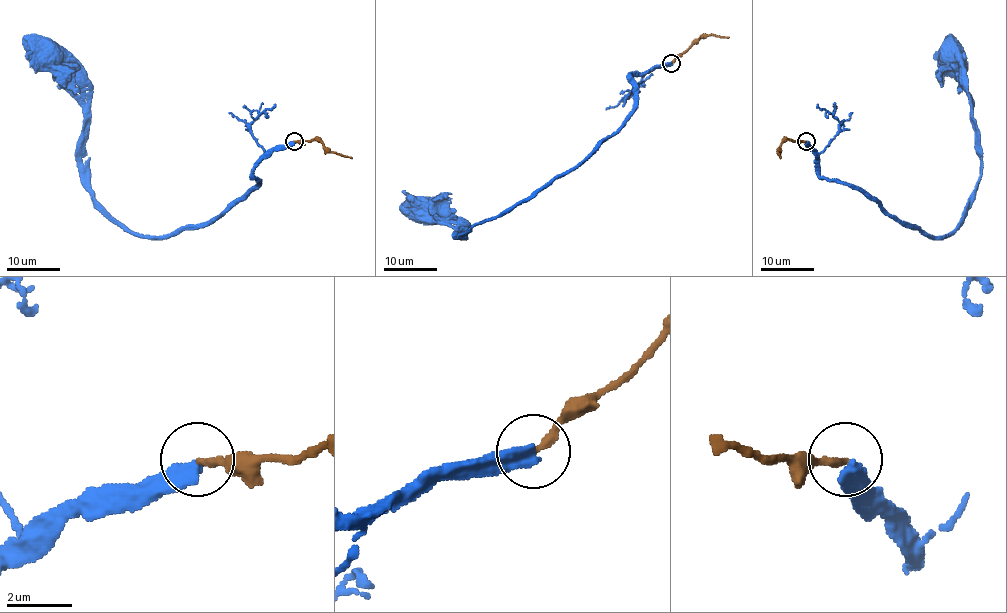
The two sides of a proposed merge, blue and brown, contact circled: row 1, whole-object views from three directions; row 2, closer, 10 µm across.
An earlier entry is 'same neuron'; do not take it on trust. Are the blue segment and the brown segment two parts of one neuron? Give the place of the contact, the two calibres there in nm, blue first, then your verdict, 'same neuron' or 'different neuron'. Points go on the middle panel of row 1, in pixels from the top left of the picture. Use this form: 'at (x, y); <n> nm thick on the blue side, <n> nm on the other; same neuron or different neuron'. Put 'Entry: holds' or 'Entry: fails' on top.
Entry: fails
at (671, 63); 440 nm thick on the blue side, 240 nm on the other; different neuron

